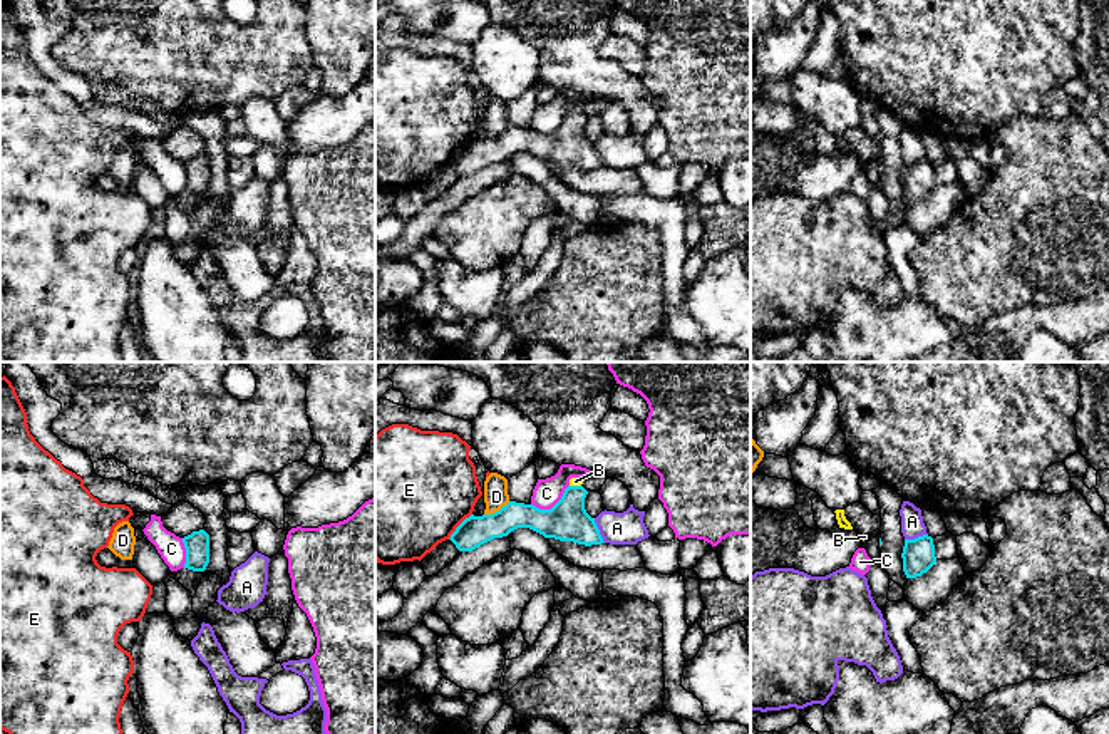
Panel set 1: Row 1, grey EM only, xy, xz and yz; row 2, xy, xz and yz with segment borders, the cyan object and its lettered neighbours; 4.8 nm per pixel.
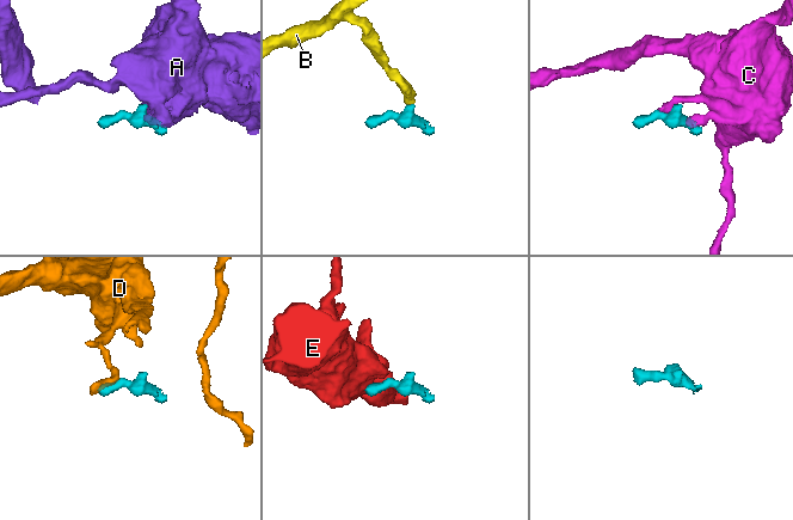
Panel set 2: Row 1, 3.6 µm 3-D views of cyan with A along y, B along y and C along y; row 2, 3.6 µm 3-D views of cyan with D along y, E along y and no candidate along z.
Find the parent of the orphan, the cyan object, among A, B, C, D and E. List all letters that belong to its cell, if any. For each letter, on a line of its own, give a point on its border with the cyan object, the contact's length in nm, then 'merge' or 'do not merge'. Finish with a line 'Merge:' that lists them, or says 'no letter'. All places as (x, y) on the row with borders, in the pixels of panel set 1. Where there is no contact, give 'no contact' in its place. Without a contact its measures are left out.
A: meets cyan in xz at (598, 530); contact 130 nm long; do not merge
B: meets cyan in xz at (575, 486); contact 60 nm long; merge
C: meets cyan in xz at (553, 506); contact 200 nm long; do not merge
D: meets cyan in xz at (496, 511); contact 140 nm long; do not merge
E: meets cyan in xz at (458, 527); contact 170 nm long; do not merge
Merge: B

